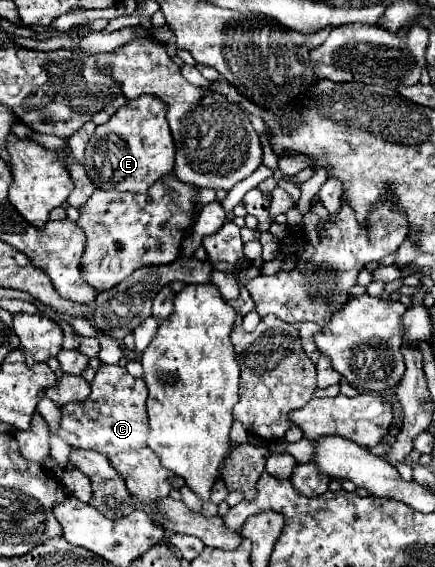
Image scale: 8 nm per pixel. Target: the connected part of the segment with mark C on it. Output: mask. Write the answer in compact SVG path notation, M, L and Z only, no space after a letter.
M101 364L91 382L91 394L81 402L75 400L61 406L63 418L57 436L65 440L69 446L97 450L103 456L107 456L111 466L115 466L115 470L123 476L129 492L149 504L169 496L171 490L179 490L181 486L185 486L185 480L177 478L173 472L167 472L159 464L155 452L151 452L149 446L145 444L147 438L145 400L147 386L141 378L133 378L121 366Z

